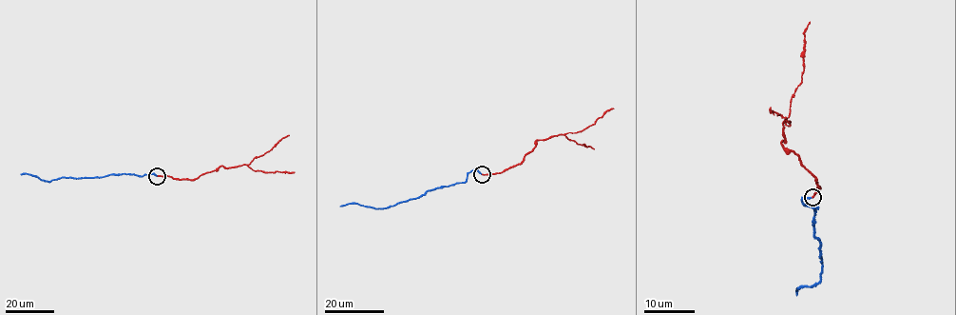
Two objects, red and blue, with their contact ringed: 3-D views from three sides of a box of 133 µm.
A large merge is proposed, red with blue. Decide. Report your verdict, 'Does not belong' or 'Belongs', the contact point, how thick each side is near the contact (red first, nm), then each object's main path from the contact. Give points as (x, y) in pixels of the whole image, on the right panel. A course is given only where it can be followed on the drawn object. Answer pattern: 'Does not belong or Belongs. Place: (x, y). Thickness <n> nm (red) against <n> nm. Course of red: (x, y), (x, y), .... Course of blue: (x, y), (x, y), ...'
Belongs. Place: (812, 197). Thickness 280 nm (red) against 260 nm. Course of red: (812, 196), (820, 187), (781, 142), (786, 139), (782, 123), (801, 84), (804, 33), (810, 21). Course of blue: (812, 197), (800, 200), (817, 206), (812, 223), (821, 271), (818, 282), (801, 286), (795, 296)

